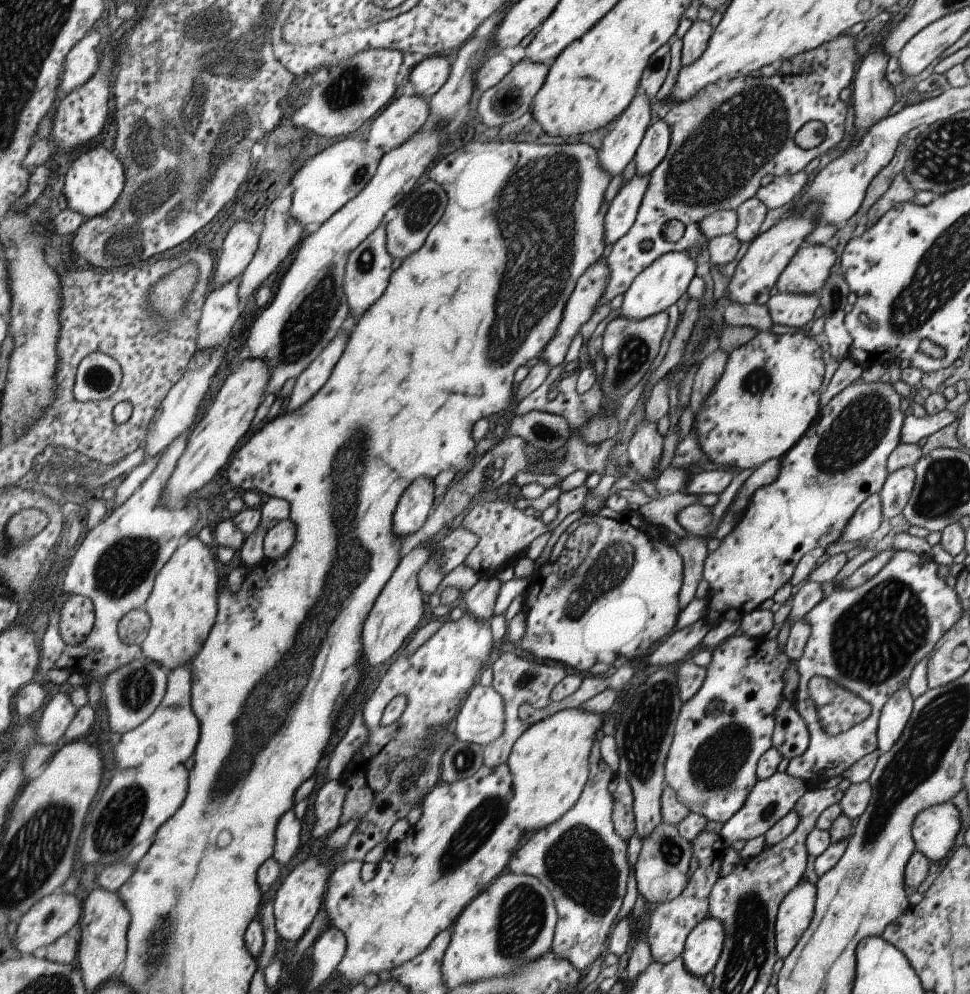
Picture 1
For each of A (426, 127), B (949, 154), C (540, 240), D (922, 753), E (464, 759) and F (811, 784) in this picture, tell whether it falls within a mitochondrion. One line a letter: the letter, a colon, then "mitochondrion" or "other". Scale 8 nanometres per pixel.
A: other
B: mitochondrion
C: mitochondrion
D: mitochondrion
E: mitochondrion
F: other

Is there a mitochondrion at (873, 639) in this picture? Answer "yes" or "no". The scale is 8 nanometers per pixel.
yes

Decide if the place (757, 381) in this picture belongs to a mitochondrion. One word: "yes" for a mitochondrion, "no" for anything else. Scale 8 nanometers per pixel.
yes

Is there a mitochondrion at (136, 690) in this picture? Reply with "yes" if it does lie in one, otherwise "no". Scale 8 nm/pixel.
yes

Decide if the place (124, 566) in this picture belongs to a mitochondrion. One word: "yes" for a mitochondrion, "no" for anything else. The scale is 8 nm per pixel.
yes

